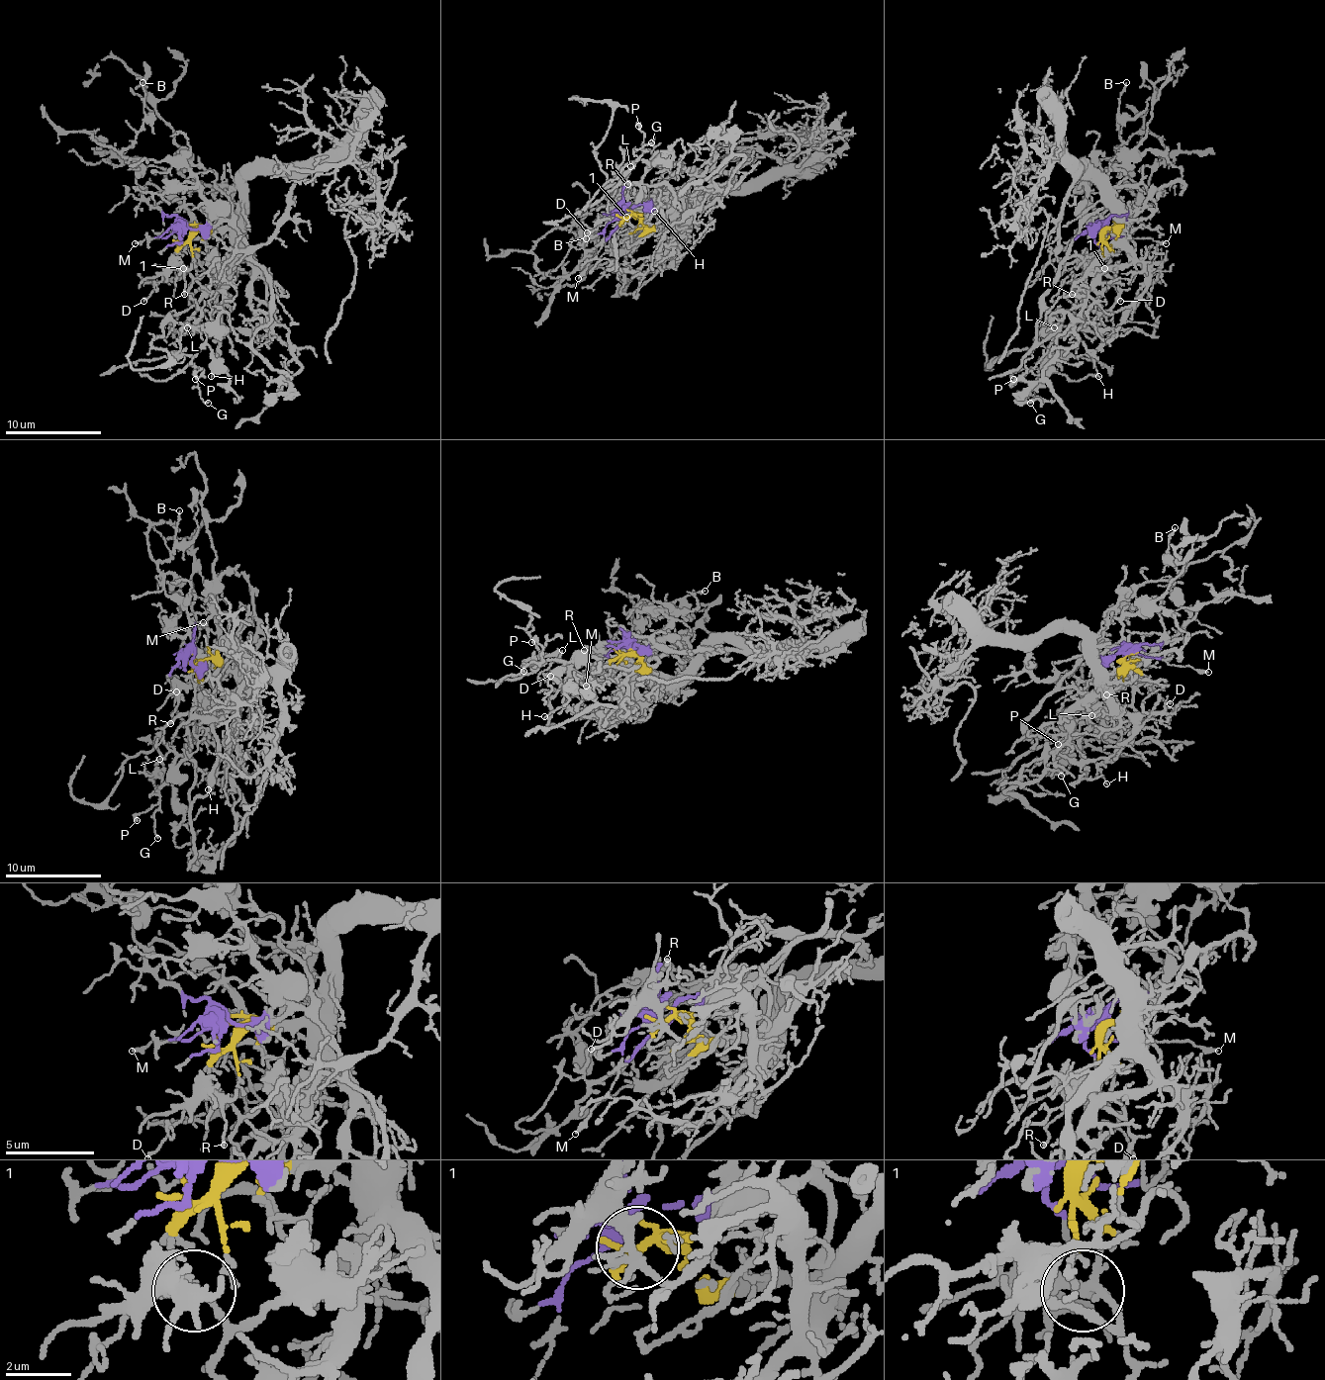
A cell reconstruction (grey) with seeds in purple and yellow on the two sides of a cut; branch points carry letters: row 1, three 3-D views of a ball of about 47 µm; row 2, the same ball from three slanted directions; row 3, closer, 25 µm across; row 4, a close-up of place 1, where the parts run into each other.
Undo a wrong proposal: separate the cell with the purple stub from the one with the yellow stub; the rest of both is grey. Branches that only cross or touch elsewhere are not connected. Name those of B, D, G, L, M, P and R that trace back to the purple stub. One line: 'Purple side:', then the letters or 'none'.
Purple side: B, D, G, L, M, P, R

